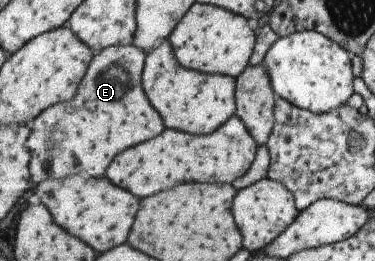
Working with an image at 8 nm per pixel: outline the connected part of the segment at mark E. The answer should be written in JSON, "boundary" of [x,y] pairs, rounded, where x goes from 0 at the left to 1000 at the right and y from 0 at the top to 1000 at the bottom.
{"boundary":[[[355,172],[291,176],[272,188],[245,218],[203,349],[205,364],[197,364],[200,379],[141,398],[88,460],[88,494],[72,540],[72,563],[83,571],[77,648],[88,701],[109,701],[125,682],[176,682],[205,667],[272,682],[315,586],[435,510],[435,456],[408,418],[381,349],[379,272],[387,222],[389,203]]]}

